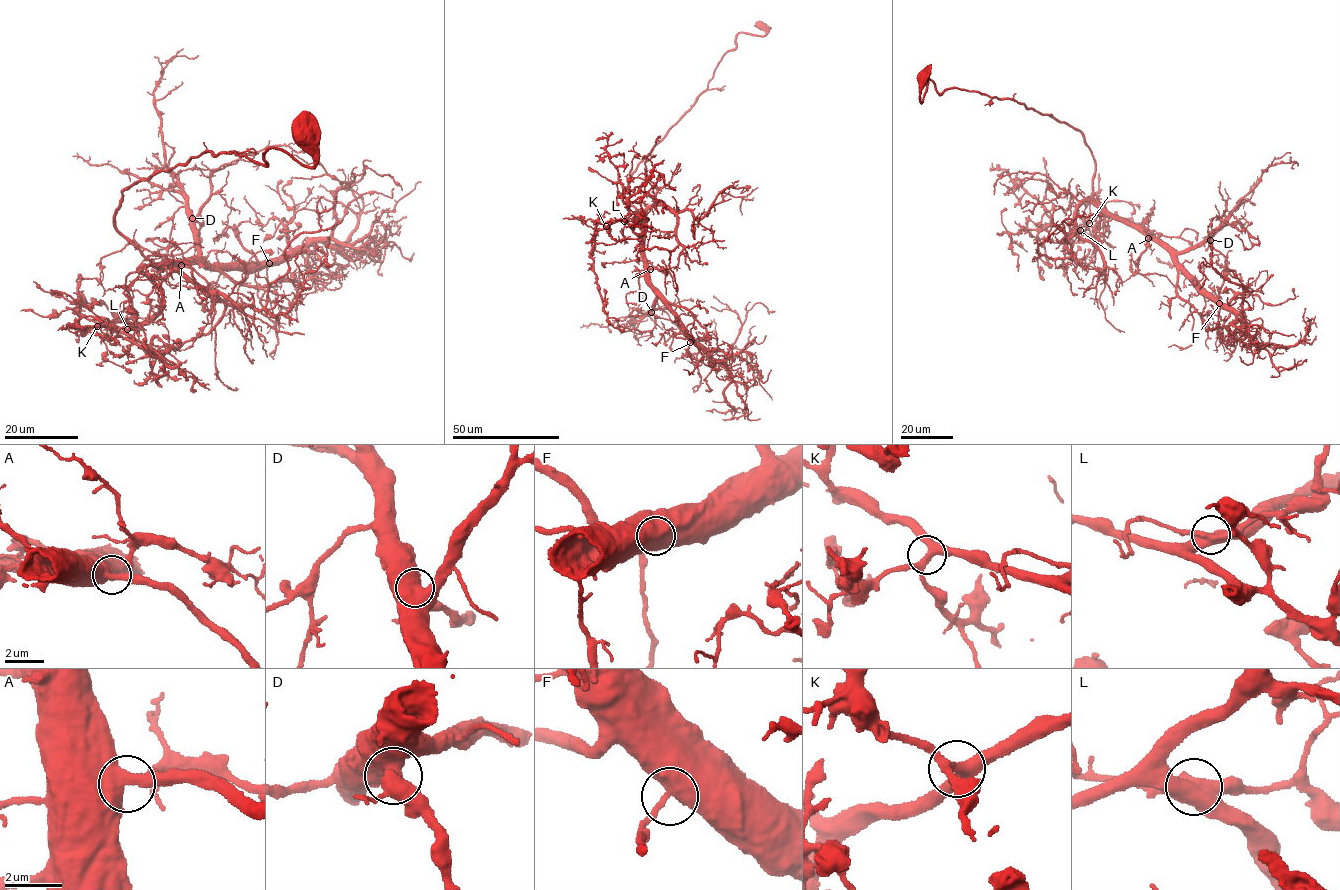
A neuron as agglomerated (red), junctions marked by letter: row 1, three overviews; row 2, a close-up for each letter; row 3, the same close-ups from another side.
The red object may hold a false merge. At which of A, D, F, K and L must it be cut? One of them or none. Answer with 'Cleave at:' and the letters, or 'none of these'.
Cleave at: none of these

